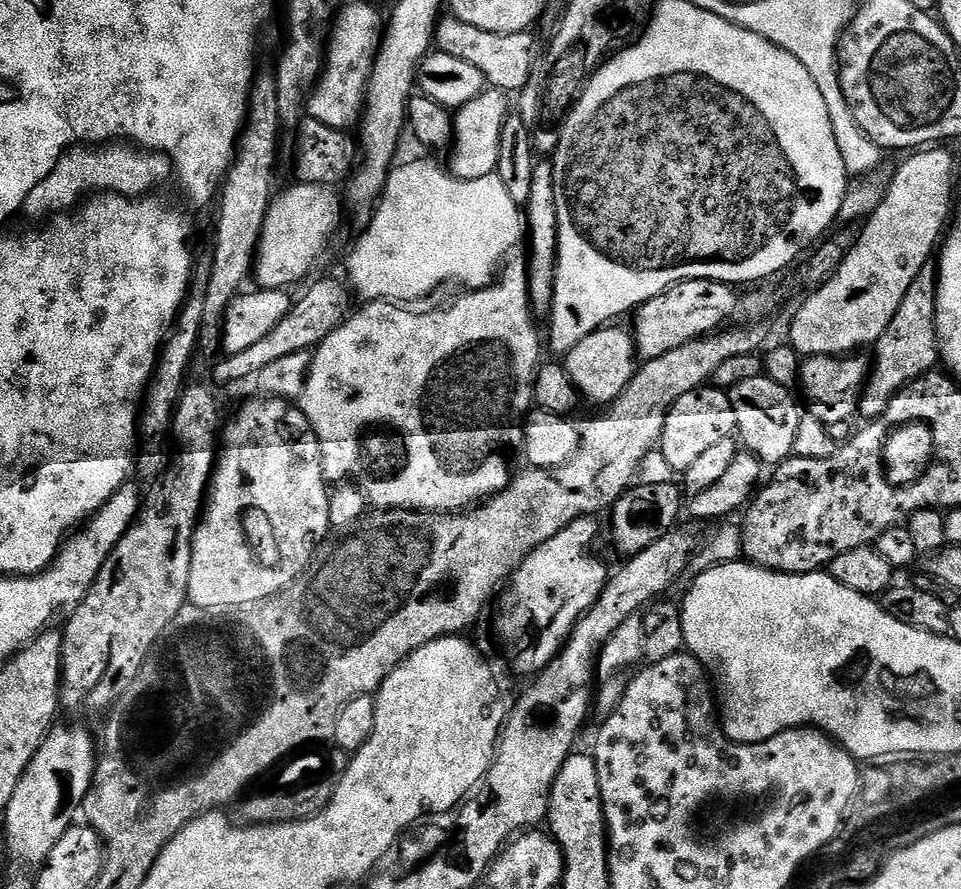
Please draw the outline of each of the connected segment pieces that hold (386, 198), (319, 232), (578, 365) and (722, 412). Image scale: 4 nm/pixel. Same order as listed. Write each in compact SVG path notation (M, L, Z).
M412 160L409 164L397 163L388 173L384 193L380 195L365 228L368 229L361 234L360 241L348 256L346 280L351 291L359 299L361 296L364 302L408 302L404 300L420 300L443 284L461 284L461 289L475 290L493 283L498 269L509 255L507 252L519 240L521 243L522 208L510 198L497 174L459 180L451 171L444 169L443 172L432 160Z
M293 183L293 188L288 188L284 193L273 195L272 204L268 208L266 220L260 234L260 245L256 248L256 262L254 265L254 280L260 288L291 289L291 284L299 280L307 281L312 267L324 256L332 235L340 228L340 219L346 216L346 208L342 203L335 187L326 184L302 184Z
M605 326L592 332L578 346L574 346L563 357L564 371L575 386L577 393L584 396L592 404L607 406L613 404L626 390L626 386L636 375L638 367L638 353L635 339L627 331L624 332L620 326Z
M715 386L696 388L690 394L682 394L682 398L678 398L675 406L668 411L658 449L673 470L683 470L689 468L709 446L729 439L735 426L732 397L727 391Z

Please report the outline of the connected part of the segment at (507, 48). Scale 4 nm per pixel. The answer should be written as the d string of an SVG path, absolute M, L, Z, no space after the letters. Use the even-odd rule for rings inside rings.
M459 15L448 16L436 25L435 47L450 54L450 58L459 58L469 66L475 66L484 75L485 81L493 89L505 94L523 93L532 76L532 63L536 60L536 40L531 31L514 34L494 34L490 30L478 30L470 26Z

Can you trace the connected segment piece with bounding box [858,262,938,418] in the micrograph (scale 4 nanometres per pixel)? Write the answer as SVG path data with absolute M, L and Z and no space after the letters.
M928 263L918 270L918 278L910 282L910 290L906 290L906 298L898 306L894 318L890 318L890 326L882 334L882 338L876 341L874 351L876 351L876 360L871 365L868 373L868 382L864 386L864 391L860 398L859 415L864 418L883 417L885 410L888 409L888 403L894 399L900 389L908 384L913 384L927 372L933 371L938 364L938 341L936 338L936 277L938 268L935 263Z

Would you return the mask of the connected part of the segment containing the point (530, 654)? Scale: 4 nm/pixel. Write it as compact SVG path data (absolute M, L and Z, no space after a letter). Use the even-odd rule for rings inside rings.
M591 516L570 522L570 526L558 530L554 538L533 548L512 573L508 593L500 604L496 632L508 643L510 651L517 651L512 656L512 668L518 675L543 672L560 655L572 627L584 617L590 606L594 606L598 594L602 594L610 568L592 553L600 536L596 522Z

